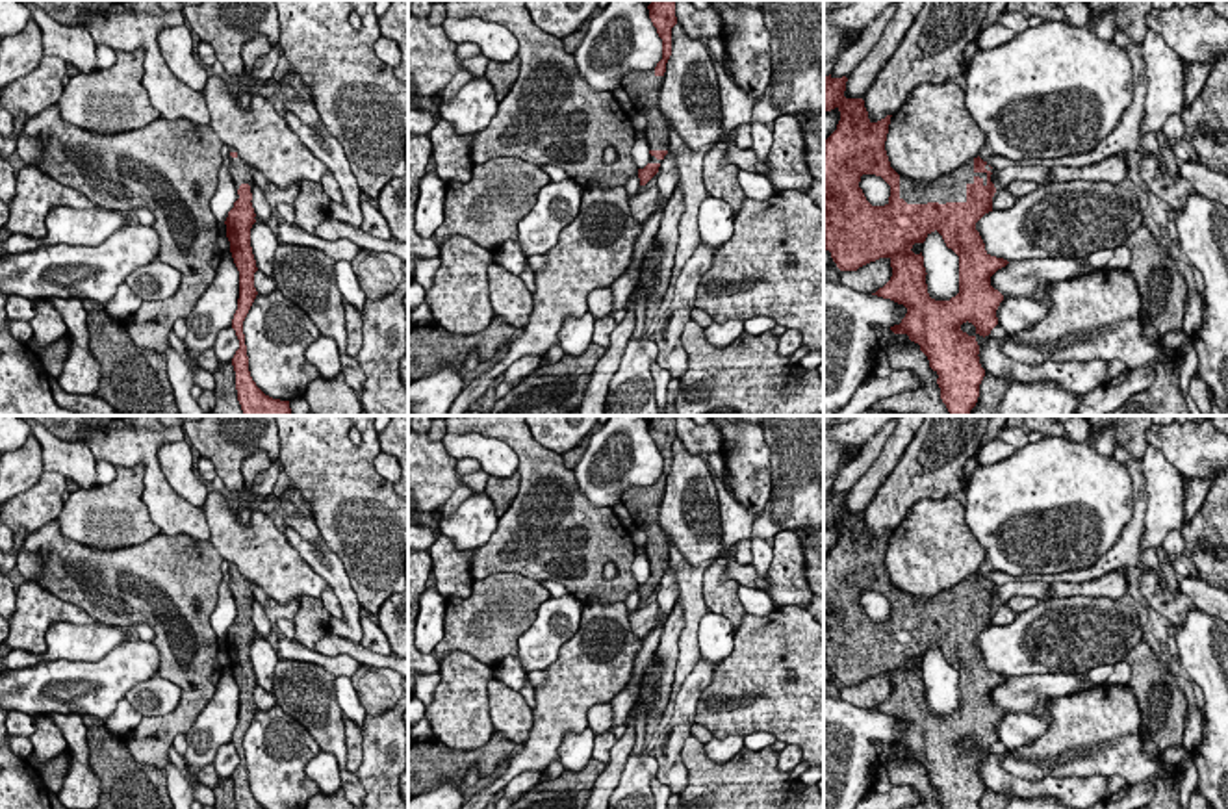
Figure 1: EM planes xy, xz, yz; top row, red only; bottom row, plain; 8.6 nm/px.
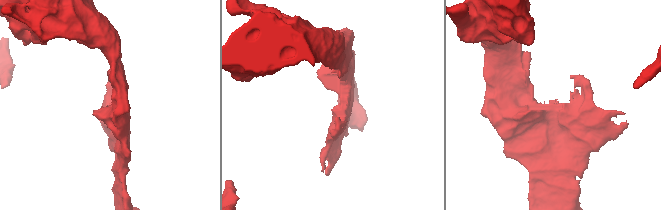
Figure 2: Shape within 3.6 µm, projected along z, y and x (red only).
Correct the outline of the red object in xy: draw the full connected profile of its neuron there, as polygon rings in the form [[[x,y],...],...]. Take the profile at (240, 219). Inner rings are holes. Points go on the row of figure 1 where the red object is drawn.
[[[232,147],[228,158],[228,171],[237,193],[234,208],[228,212],[228,217],[224,221],[230,252],[239,271],[239,299],[237,310],[232,319],[232,328],[236,330],[236,336],[239,340],[239,349],[232,358],[237,401],[241,404],[243,416],[289,416],[289,401],[280,401],[265,395],[256,386],[249,371],[243,321],[258,295],[254,288],[254,273],[258,271],[258,267],[250,247],[250,228],[256,223],[256,213],[250,202],[254,187],[254,169],[245,163]]]

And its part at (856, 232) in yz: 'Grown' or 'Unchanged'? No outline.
Grown

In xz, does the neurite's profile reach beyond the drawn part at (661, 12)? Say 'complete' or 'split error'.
split error

